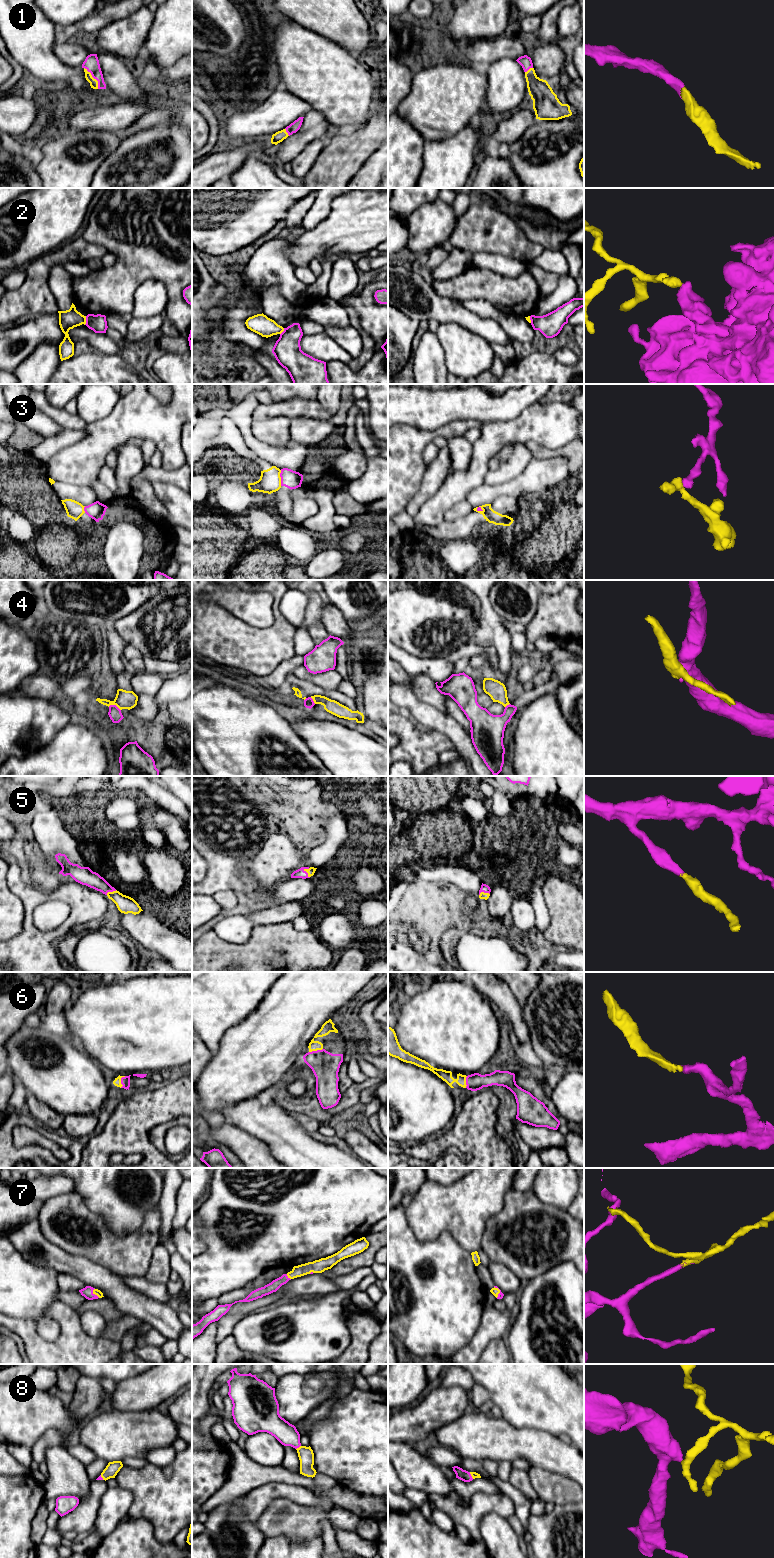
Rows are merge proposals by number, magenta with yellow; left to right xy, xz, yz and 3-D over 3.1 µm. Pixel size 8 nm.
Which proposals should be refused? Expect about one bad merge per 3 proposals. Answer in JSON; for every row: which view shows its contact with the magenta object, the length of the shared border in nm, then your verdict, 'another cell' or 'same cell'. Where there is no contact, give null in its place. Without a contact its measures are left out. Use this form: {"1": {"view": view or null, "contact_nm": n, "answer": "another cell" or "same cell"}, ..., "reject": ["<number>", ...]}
{"1": {"view": "xy", "contact_nm": 200, "answer": "same cell"}, "2": {"view": "xy", "contact_nm": 70, "answer": "another cell"}, "3": {"view": "xz", "contact_nm": 130, "answer": "another cell"}, "4": {"view": "xy", "contact_nm": 110, "answer": "another cell"}, "5": {"view": "xz", "contact_nm": 90, "answer": "same cell"}, "6": {"view": "xy", "contact_nm": 100, "answer": "same cell"}, "7": {"view": "xy", "contact_nm": 90, "answer": "same cell"}, "8": {"view": "xz", "contact_nm": 50, "answer": "same cell"}, "reject": ["2", "3", "4"]}

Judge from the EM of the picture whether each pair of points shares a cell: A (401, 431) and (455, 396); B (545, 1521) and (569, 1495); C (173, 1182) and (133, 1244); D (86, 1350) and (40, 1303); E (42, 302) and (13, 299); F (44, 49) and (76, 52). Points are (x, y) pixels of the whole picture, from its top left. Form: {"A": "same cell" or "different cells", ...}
{"A": "different cells", "B": "different cells", "C": "different cells", "D": "different cells", "E": "same cell", "F": "different cells"}

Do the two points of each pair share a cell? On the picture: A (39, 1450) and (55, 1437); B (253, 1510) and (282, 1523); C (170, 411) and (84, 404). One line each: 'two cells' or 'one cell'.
A: one cell
B: two cells
C: two cells

